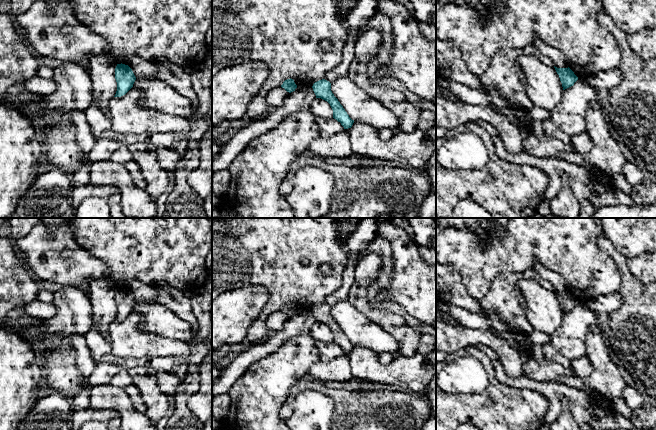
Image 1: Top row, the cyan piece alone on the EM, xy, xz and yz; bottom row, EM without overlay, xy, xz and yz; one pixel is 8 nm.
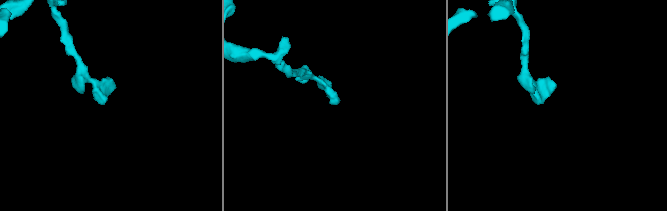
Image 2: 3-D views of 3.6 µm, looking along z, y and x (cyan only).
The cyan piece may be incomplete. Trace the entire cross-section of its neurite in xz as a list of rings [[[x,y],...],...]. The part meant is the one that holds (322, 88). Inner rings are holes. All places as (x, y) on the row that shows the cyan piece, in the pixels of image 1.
[[[322,79],[315,82],[312,88],[316,98],[321,98],[330,104],[333,110],[333,118],[340,122],[344,129],[351,128],[354,120],[349,117],[343,106],[332,93],[331,83],[325,79]]]

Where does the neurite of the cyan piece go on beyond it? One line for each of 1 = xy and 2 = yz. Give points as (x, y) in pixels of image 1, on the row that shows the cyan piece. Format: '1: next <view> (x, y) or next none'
1: next none
2: next none

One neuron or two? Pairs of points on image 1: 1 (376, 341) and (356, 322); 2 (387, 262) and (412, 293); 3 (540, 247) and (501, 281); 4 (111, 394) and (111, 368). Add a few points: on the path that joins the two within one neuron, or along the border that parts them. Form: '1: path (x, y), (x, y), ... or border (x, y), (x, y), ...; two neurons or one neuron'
1: path (371, 336), (361, 327); one neuron
2: border (390, 248), (392, 279), (390, 286), (383, 291); two neurons
3: border (532, 267), (521, 271), (500, 273), (491, 285); two neurons
4: border (108, 383), (92, 387); two neurons

